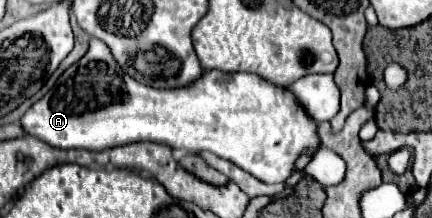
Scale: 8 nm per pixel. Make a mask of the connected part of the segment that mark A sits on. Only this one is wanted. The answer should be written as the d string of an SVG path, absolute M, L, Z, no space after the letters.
M92 37L90 39L90 47L86 51L86 55L70 65L62 77L56 81L54 89L44 95L38 103L34 103L22 117L22 127L26 129L28 135L34 135L42 141L46 141L48 145L52 147L58 147L58 149L90 149L90 151L102 151L102 149L110 149L110 147L118 147L118 145L124 145L124 143L138 143L138 141L152 141L152 143L162 143L162 145L168 145L170 149L184 149L188 153L200 153L200 151L212 151L214 155L238 165L240 169L248 171L250 175L254 175L256 179L264 181L264 183L284 183L292 173L294 173L294 161L298 159L298 155L304 151L304 149L316 149L318 147L318 135L316 135L316 123L298 107L296 99L282 87L276 87L272 83L264 83L264 79L260 79L258 75L248 75L248 73L222 73L222 71L210 71L210 73L204 73L202 79L198 79L196 83L192 83L190 87L180 87L180 89L154 89L154 87L146 87L138 81L134 81L130 75L126 75L120 65L116 63L116 59L112 57L110 49L106 43L102 43L100 39Z

